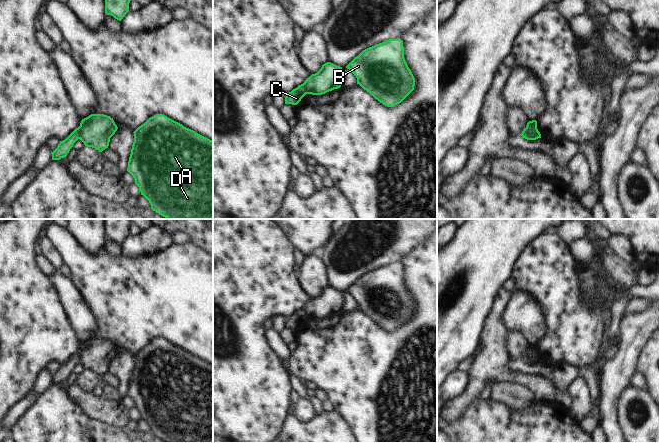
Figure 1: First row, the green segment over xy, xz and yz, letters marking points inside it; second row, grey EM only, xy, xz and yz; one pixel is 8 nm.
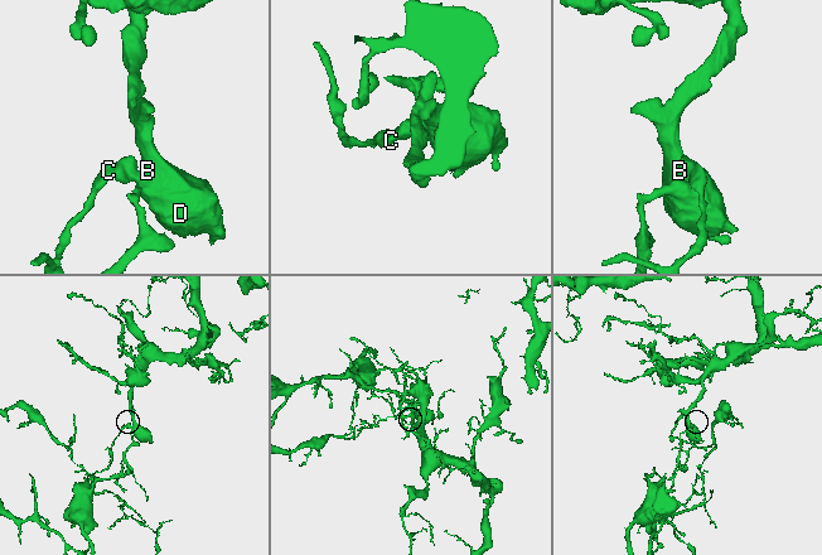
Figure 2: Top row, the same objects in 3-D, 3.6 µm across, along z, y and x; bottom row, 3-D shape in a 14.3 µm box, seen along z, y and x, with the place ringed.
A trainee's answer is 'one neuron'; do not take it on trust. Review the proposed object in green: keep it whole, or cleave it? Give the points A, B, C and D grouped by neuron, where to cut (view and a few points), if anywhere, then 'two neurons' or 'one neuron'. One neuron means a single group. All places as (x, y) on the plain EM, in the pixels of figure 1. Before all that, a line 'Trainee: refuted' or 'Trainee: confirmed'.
Trainee: refuted
groups A B D / C; cut yz (529, 345), (527, 350), (528, 358), (533, 363); two neurons

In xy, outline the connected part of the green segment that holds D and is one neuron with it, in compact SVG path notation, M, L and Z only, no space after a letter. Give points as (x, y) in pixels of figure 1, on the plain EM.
M164 338L150 341L134 356L127 395L150 427L166 443L213 443L213 365L184 351Z

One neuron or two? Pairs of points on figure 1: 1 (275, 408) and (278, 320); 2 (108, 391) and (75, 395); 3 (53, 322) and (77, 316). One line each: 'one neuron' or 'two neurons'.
1: two neurons
2: two neurons
3: two neurons

